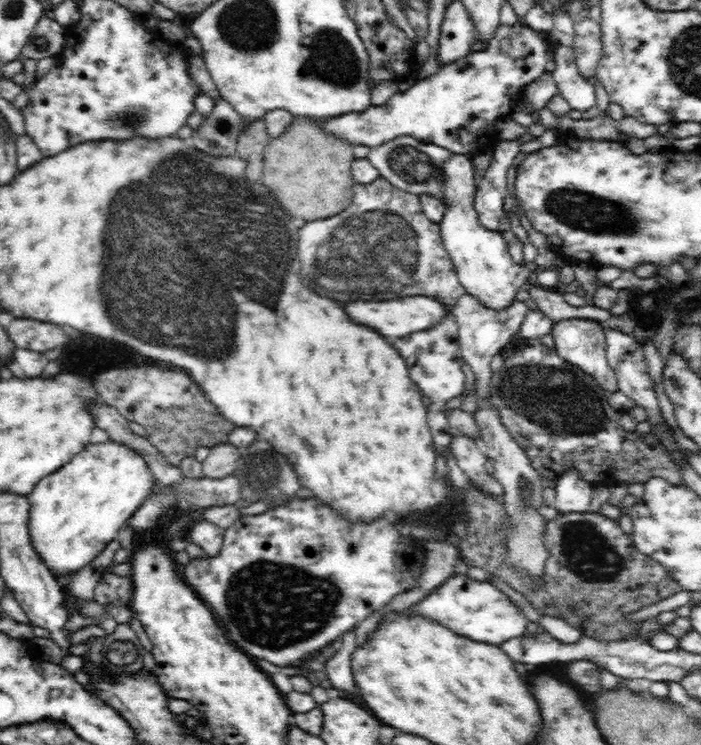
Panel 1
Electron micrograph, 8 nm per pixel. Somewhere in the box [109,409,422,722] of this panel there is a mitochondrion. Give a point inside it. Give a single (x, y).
(265, 587)

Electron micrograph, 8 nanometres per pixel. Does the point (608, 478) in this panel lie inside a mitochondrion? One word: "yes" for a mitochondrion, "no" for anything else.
no

